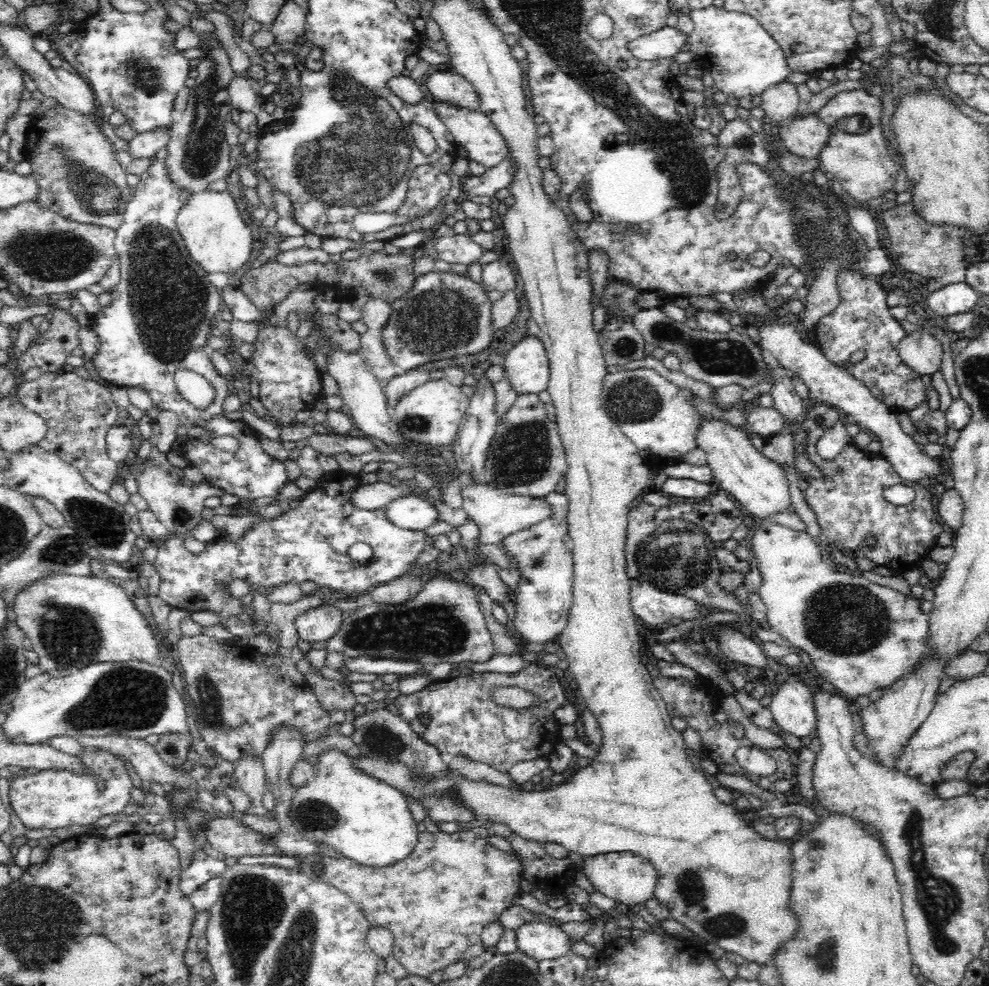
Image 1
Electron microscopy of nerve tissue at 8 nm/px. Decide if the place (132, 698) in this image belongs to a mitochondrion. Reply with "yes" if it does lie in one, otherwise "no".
yes

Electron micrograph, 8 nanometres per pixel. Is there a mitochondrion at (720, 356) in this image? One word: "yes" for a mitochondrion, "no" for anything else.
yes

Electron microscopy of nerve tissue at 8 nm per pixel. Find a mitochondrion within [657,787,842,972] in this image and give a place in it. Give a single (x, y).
(727, 924)

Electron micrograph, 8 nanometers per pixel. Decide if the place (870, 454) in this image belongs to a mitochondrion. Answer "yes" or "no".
no

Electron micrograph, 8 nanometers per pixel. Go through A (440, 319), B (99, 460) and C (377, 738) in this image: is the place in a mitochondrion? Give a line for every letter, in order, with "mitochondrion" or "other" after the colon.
A: mitochondrion
B: other
C: mitochondrion

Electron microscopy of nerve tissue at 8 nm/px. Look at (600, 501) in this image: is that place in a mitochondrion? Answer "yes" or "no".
no

